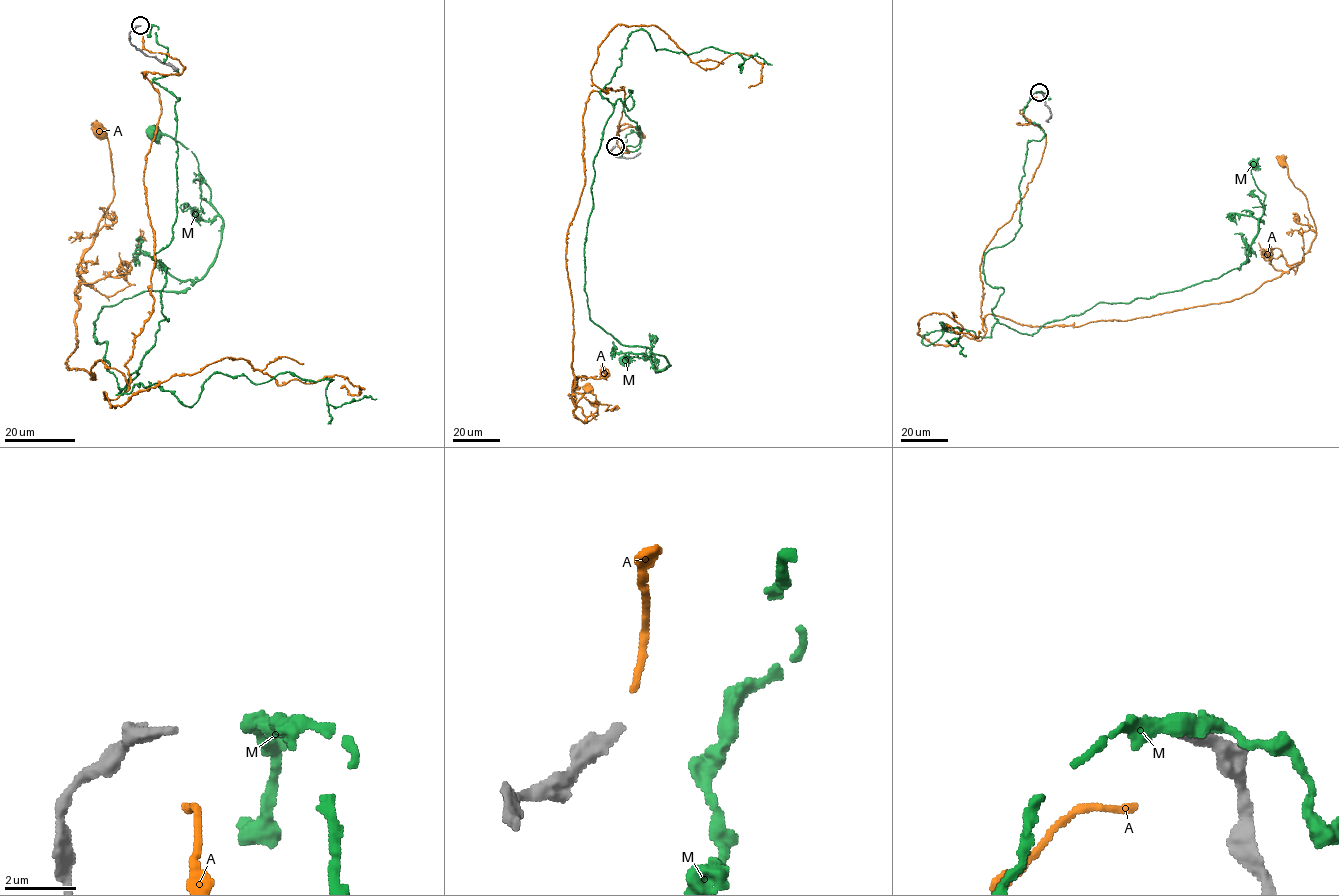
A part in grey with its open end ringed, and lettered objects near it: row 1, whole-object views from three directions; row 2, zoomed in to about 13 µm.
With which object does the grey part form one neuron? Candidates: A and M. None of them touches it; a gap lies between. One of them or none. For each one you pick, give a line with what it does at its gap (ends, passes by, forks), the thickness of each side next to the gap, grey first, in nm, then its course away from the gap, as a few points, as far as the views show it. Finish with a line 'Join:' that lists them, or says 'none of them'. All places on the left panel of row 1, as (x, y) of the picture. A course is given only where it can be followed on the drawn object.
Join: none of them

